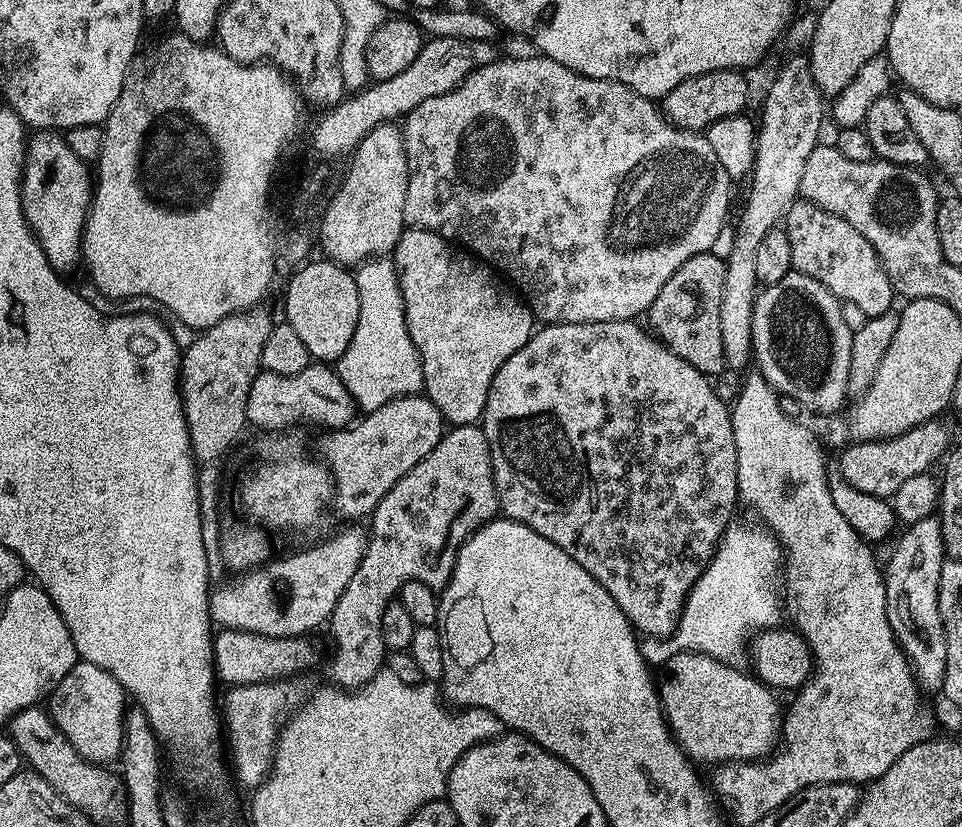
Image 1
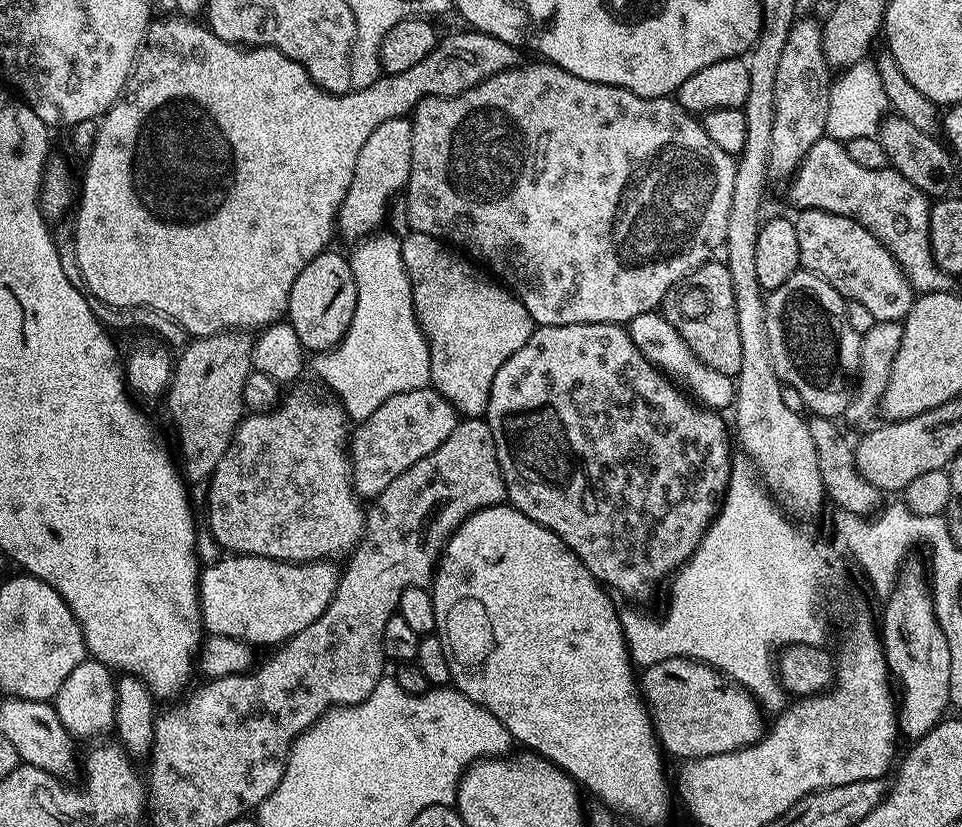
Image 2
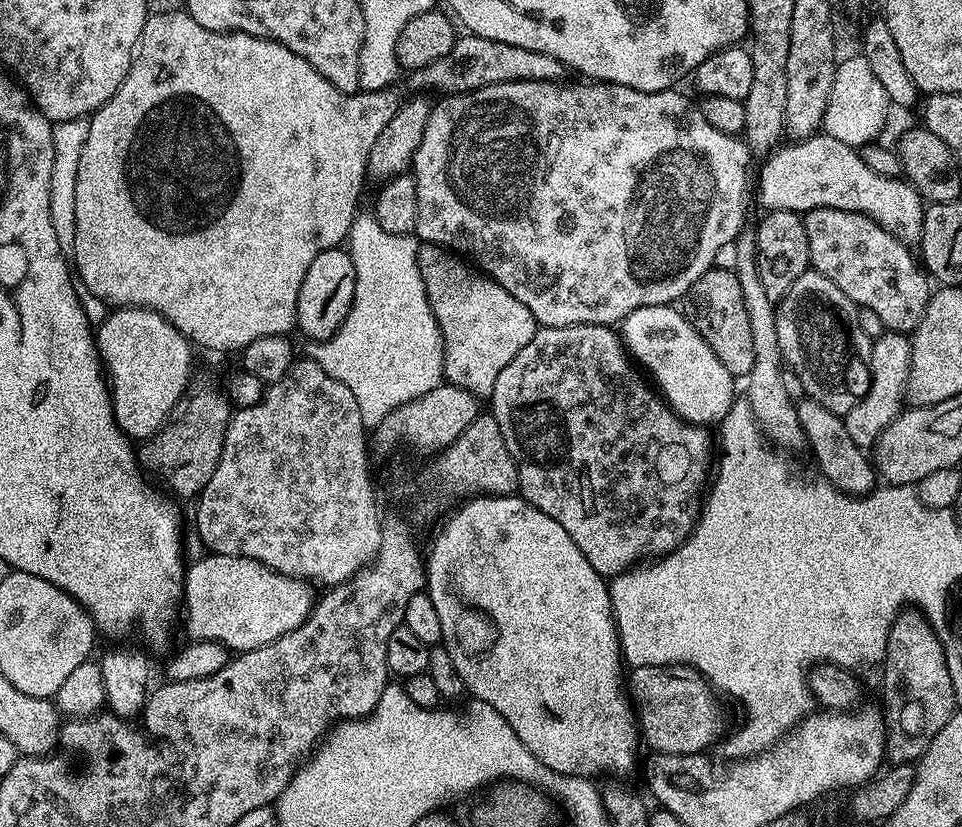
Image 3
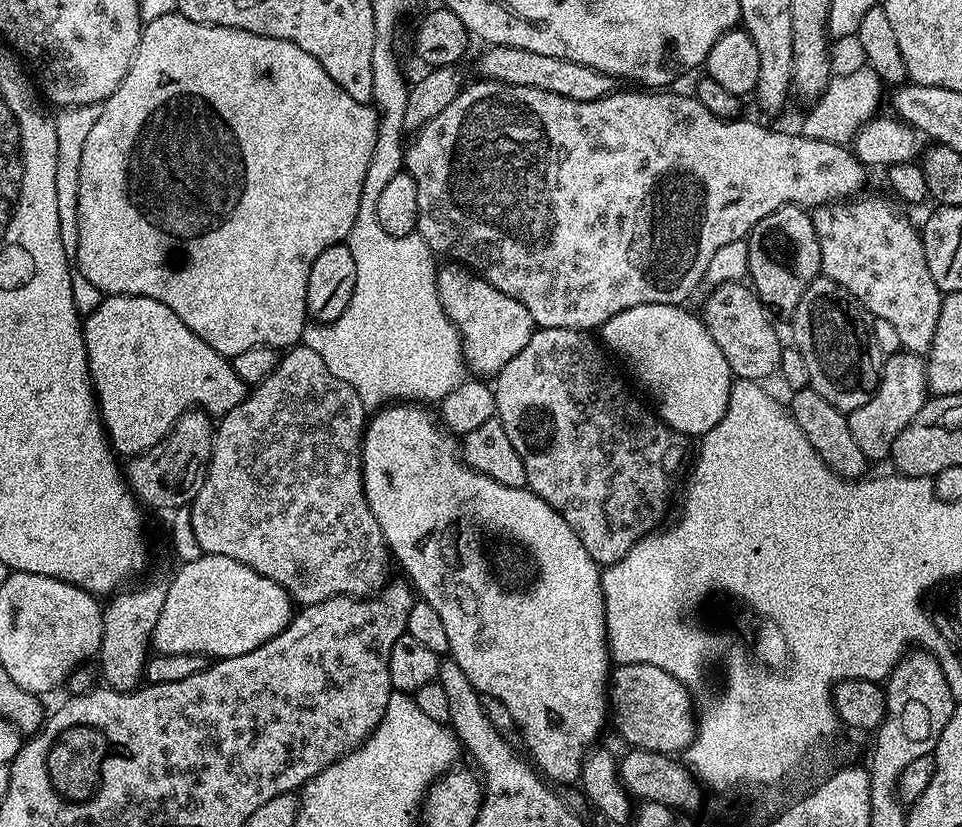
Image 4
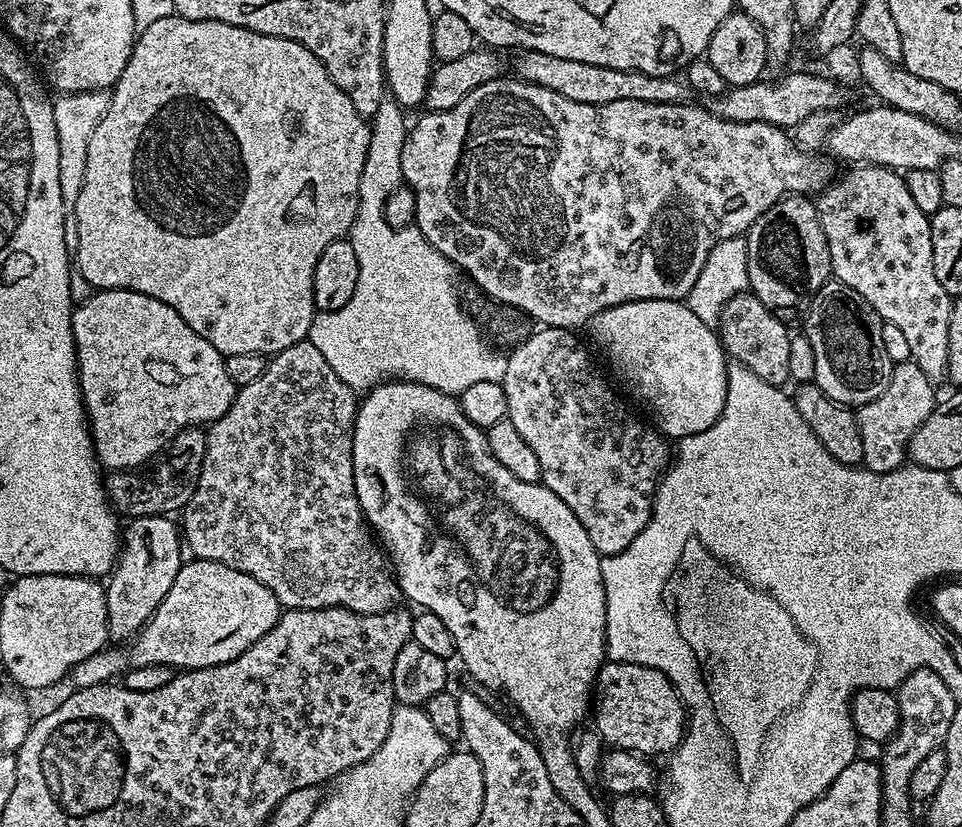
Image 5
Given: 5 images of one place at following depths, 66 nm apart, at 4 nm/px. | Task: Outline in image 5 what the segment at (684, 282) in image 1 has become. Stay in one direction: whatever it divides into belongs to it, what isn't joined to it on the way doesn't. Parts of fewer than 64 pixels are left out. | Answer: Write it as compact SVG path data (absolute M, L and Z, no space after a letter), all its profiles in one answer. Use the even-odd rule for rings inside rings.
M748 290L730 298L730 302L726 302L720 309L718 335L725 353L735 363L758 374L758 378L777 386L787 385L790 380L791 335L788 328L789 325L785 321L779 320L773 312L766 310L766 306L762 306L762 302L758 302L758 298Z

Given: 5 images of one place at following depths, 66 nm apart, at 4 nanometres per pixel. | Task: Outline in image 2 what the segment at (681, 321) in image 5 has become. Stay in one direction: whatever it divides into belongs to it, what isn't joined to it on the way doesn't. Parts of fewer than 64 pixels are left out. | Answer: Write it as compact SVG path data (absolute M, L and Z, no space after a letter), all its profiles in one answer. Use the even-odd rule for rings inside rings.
M659 311L638 314L638 318L634 318L627 325L627 330L640 353L665 376L671 378L677 385L683 386L687 395L695 403L713 410L733 407L736 398L736 385L733 377L718 374L718 370L703 364Z

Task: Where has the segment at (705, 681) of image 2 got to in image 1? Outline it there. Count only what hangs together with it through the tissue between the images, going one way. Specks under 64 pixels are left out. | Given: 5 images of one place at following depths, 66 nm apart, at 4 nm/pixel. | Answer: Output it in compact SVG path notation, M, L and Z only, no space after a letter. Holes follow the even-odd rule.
M676 652L659 669L660 707L664 710L664 719L668 722L668 729L671 730L672 737L680 743L680 749L688 755L689 760L699 762L701 765L703 765L702 763L712 764L711 766L719 765L721 762L755 762L765 759L777 747L782 736L782 707L780 708L779 702L776 701L778 699L777 693L769 688L767 684L763 684L761 680L757 680L755 675L748 673L747 676L746 673L740 671L744 670L731 664L723 664L720 660L701 652Z

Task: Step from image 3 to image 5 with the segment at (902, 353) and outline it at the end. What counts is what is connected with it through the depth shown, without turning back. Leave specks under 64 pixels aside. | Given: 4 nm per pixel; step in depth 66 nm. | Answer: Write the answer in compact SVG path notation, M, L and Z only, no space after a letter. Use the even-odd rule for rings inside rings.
M910 358L893 367L886 390L870 402L855 409L858 430L862 434L863 467L872 472L892 472L905 463L908 455L908 440L930 418L938 403L934 382L922 374L922 370Z

